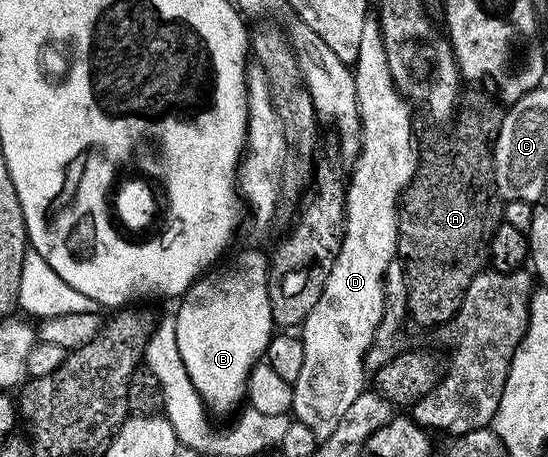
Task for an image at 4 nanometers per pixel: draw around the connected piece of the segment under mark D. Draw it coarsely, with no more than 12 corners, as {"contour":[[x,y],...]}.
{"contour":[[375,17],[354,75],[342,246],[300,328],[293,417],[319,441],[364,357],[416,177],[413,111]]}

